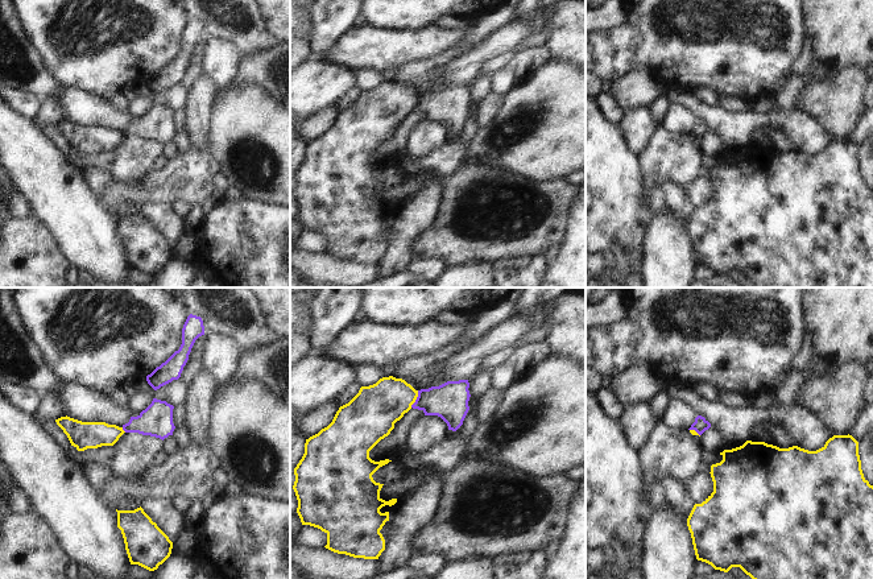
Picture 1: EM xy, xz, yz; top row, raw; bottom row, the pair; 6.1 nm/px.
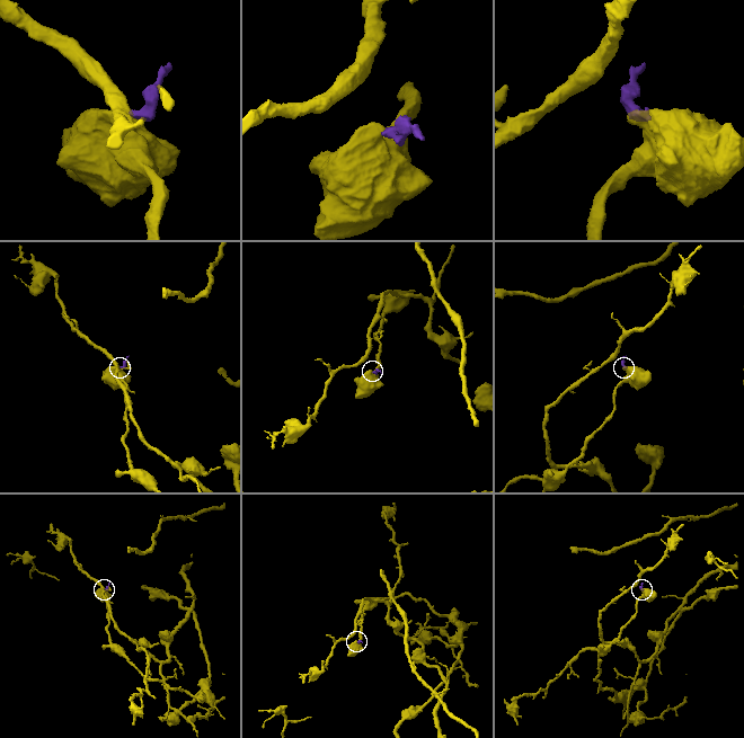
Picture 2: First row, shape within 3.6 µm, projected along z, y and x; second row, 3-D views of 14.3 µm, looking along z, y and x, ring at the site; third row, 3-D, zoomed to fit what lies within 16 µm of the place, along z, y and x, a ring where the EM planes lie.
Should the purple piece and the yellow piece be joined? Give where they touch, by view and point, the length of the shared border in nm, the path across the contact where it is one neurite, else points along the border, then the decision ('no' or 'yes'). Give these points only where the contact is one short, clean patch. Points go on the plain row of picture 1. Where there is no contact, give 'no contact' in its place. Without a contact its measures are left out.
xz (417, 103) | 120 nm | along xz (418, 95), (418, 100), (410, 111) | no

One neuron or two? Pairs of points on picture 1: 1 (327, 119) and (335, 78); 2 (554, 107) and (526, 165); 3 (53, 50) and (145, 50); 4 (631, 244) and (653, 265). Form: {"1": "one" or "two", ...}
{"1": "two", "2": "one", "3": "one", "4": "two"}

